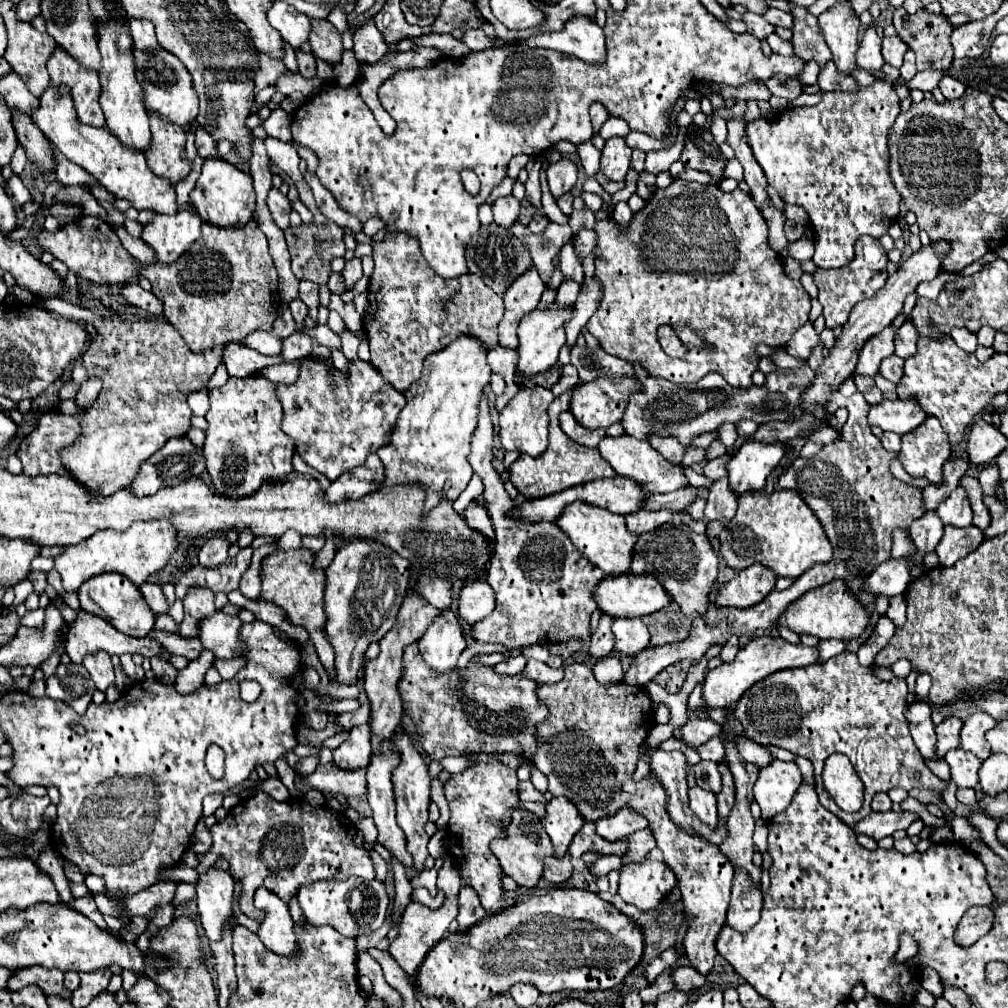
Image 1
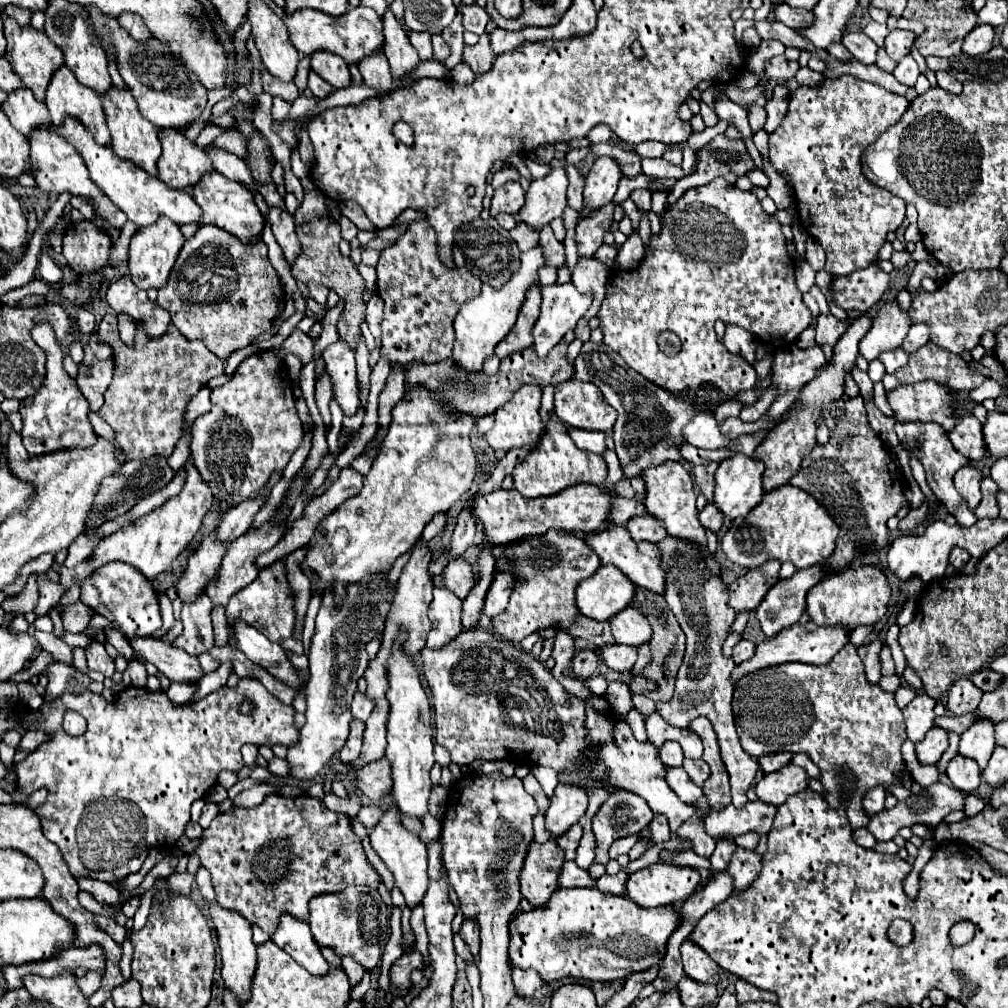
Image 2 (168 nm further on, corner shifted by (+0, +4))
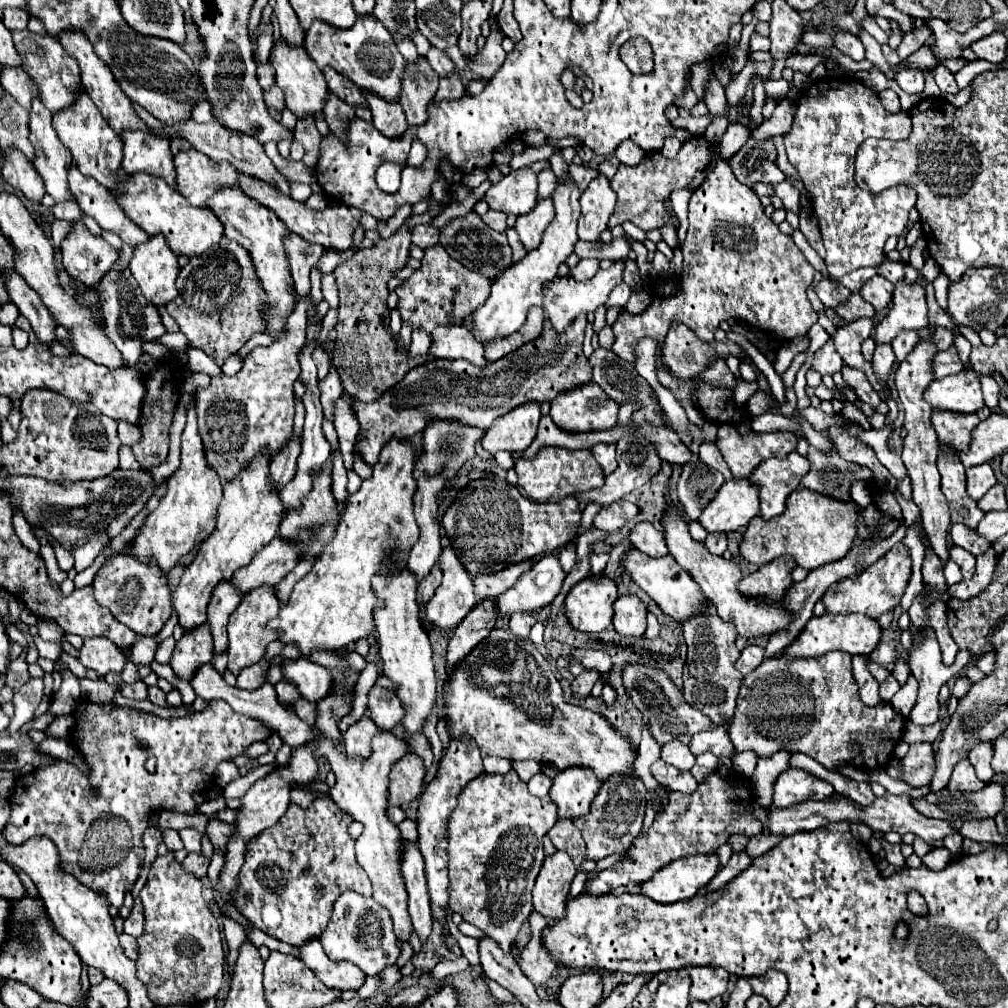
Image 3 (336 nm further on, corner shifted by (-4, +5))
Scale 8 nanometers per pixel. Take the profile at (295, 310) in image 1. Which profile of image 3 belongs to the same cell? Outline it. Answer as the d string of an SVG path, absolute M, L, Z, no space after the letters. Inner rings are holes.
M317 347L317 351L313 353L313 361L315 361L317 369L319 369L319 379L323 379L323 377L329 373L329 367L331 367L329 355L327 355L321 347Z

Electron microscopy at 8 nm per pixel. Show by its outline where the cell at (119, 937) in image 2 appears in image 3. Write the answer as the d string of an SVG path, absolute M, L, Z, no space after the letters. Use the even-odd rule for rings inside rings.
M127 933L119 935L119 941L121 941L121 947L125 949L125 955L131 957L133 961L137 961L137 941L133 937L129 937Z

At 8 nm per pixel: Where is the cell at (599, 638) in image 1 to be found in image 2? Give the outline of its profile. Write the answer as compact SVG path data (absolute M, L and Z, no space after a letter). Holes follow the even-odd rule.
M595 648L579 650L573 658L573 672L579 680L587 680L589 676L593 676L597 672L597 666L599 666L599 654Z

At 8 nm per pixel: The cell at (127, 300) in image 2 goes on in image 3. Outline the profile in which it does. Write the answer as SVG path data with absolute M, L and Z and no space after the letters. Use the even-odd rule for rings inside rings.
M113 267L97 285L97 293L101 299L99 305L99 317L105 325L105 335L117 345L127 365L135 365L141 357L141 345L147 341L155 341L165 333L165 327L161 323L161 317L153 305L143 297L137 281L133 281L133 275L127 267Z

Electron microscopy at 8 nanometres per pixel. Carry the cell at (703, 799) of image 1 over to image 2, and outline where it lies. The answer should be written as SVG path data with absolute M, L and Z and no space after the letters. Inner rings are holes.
M667 768L667 782L671 790L685 802L685 804L697 804L699 798L703 798L701 786L697 786L683 768Z

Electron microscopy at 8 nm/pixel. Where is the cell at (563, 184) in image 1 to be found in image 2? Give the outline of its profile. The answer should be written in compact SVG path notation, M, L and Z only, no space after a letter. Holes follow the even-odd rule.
M553 168L545 178L533 180L521 208L521 220L539 230L553 218L563 216L567 206L567 184L565 168Z

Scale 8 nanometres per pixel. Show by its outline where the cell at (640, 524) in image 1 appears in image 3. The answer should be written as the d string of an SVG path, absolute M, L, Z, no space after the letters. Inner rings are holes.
M637 523L633 527L629 539L635 549L643 551L649 557L661 557L661 555L669 553L663 533L653 523Z

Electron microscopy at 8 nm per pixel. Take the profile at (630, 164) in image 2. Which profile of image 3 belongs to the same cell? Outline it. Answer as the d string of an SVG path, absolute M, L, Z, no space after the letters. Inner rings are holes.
M609 155L607 159L603 159L601 163L599 163L599 173L603 173L607 179L613 179L613 175L617 173L617 169L619 169L619 159L615 157L615 155Z

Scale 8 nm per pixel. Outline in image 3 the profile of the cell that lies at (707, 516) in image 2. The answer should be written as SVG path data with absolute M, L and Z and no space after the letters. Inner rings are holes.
M709 533L705 547L709 547L709 551L713 551L713 555L722 556L727 549L727 537L719 535L719 533Z

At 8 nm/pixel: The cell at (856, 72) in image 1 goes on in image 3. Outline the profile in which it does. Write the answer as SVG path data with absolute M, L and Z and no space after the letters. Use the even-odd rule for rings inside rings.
M807 31L801 35L801 41L813 47L833 47L833 39L829 33L819 33L819 31Z

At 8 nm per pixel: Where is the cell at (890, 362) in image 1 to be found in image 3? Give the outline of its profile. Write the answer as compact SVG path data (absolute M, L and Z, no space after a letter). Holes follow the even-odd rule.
M905 331L905 333L899 333L899 335L891 341L897 361L903 361L903 359L913 351L913 345L917 345L917 341L919 341L917 331Z

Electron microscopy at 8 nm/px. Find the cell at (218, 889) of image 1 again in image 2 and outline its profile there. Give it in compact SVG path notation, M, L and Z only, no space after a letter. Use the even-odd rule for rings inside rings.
M211 902L209 904L209 916L215 924L217 930L217 938L219 938L219 948L221 948L221 960L223 960L223 982L225 986L229 986L237 998L241 1002L245 1002L249 998L249 986L251 986L251 978L257 966L257 954L255 954L255 944L251 940L251 924L249 920L241 918L241 914L237 914L235 910L225 910L221 904Z

